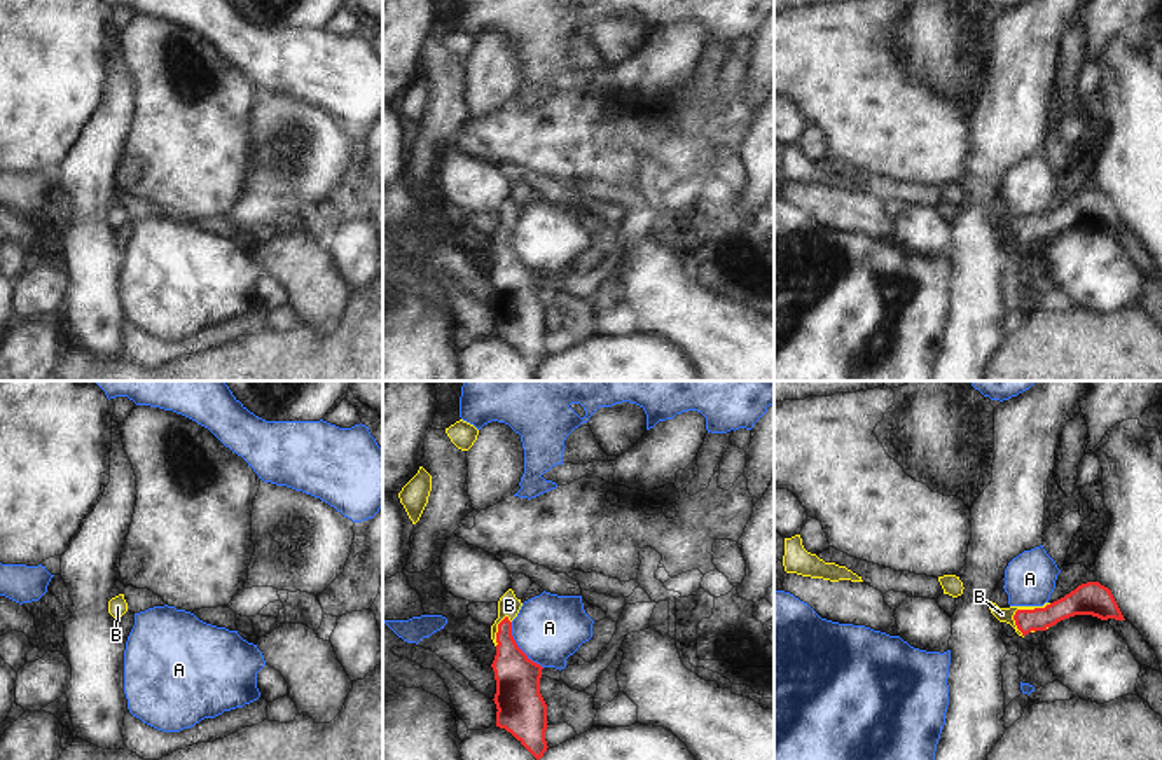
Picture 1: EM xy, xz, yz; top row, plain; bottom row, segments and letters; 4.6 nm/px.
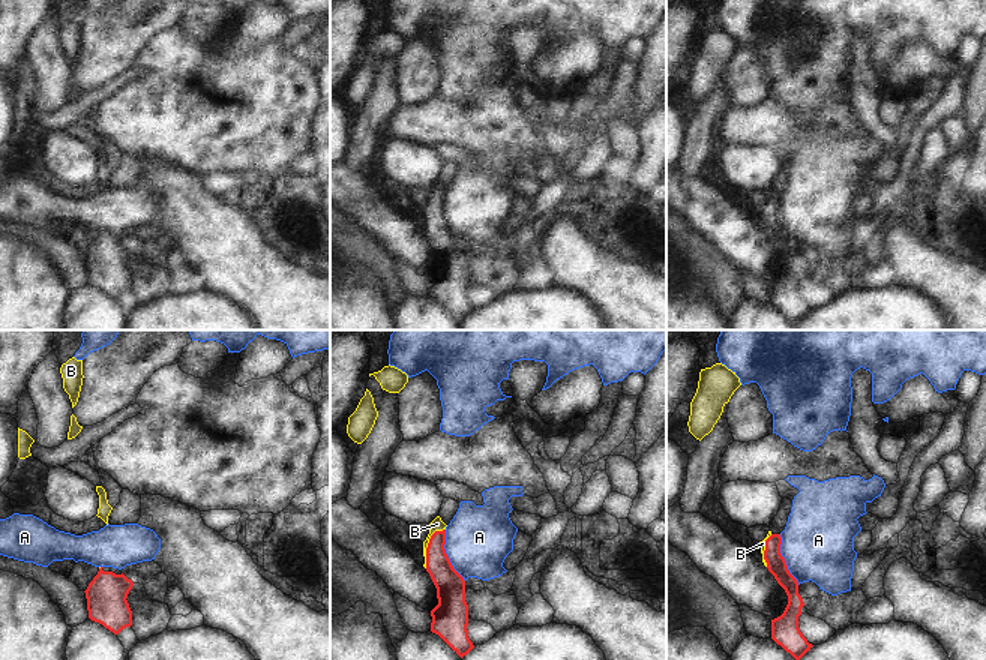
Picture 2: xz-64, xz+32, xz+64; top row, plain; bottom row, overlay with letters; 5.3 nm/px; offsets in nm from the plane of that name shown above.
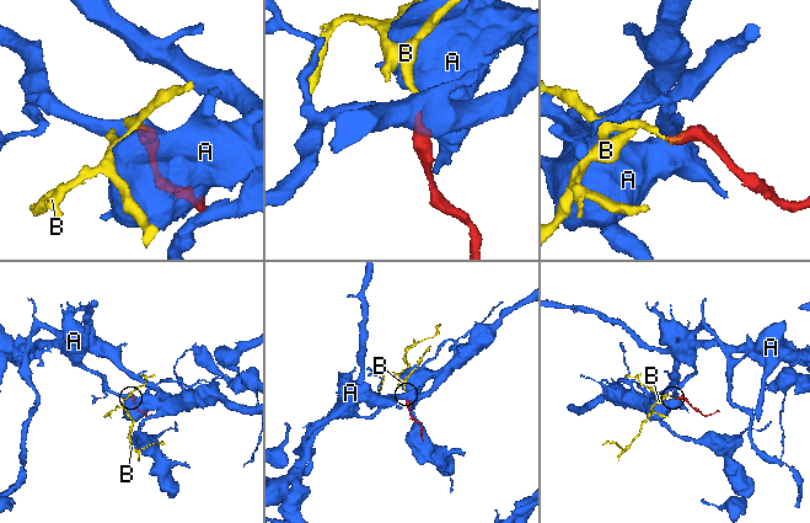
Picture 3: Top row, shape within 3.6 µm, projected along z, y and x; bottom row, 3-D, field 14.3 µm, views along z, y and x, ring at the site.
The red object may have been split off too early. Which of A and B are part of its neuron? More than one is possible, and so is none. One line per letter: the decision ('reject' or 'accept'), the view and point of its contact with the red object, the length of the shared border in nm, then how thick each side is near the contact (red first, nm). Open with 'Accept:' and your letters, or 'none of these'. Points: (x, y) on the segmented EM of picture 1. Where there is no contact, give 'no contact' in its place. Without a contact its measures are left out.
Accept: B
A: reject | xz (518, 647) | 260 nm | 220/320 nm
B: accept | yz (1021, 610) | 200 nm | 110/60 nm

